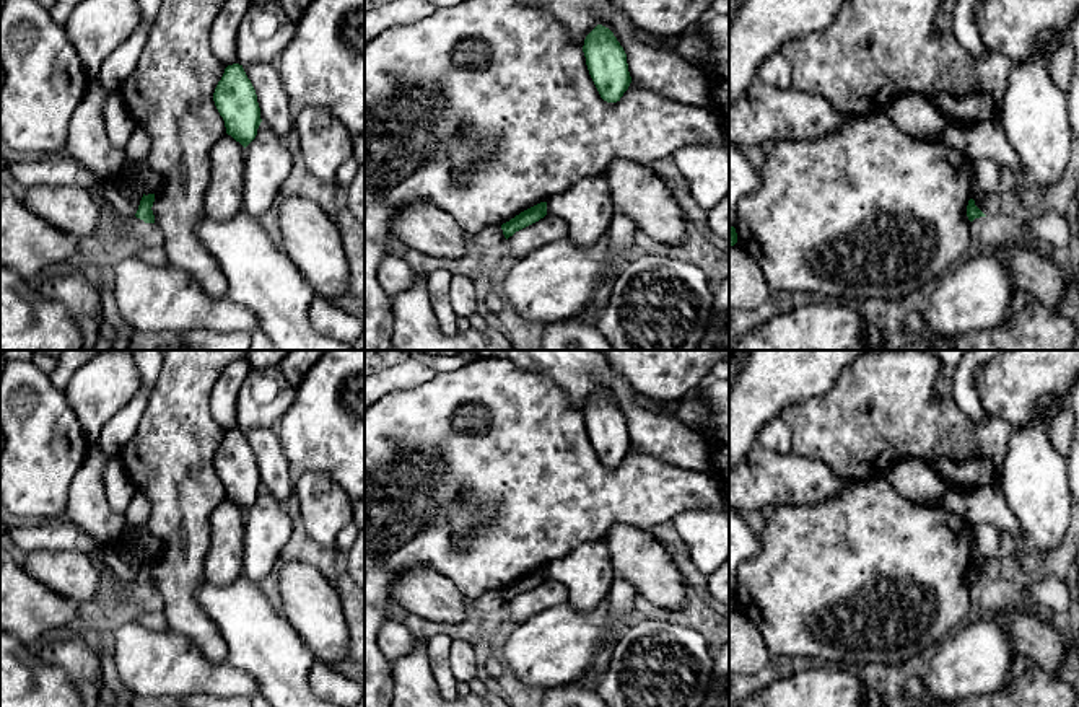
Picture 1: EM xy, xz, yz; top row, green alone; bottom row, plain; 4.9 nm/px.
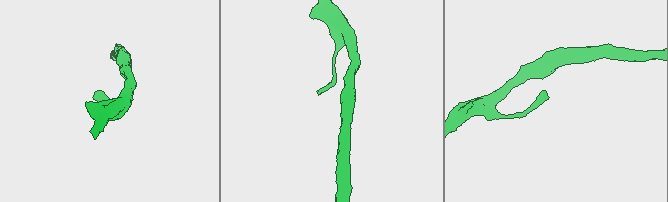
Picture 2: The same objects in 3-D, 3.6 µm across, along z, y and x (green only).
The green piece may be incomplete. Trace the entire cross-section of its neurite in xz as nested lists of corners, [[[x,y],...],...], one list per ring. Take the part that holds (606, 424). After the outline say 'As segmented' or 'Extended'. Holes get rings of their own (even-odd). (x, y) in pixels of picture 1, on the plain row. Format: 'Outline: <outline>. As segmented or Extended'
Outline: [[[597,389],[584,404],[583,417],[589,440],[607,468],[617,468],[628,454],[631,441],[627,419],[614,397]]]. As segmented

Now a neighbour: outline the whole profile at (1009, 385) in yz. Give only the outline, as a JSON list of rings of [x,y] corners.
[[[1004,350],[976,370],[973,386],[986,414],[1022,425],[1038,415],[1053,419],[1077,380],[1079,350]]]

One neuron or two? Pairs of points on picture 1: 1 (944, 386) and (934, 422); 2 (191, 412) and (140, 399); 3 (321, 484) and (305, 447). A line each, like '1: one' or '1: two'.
1: two
2: two
3: two

